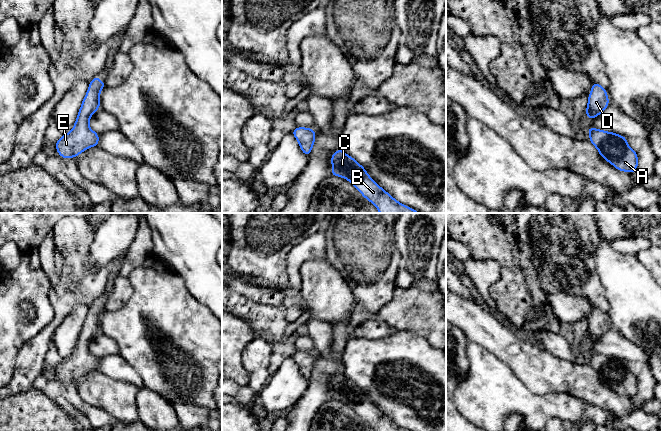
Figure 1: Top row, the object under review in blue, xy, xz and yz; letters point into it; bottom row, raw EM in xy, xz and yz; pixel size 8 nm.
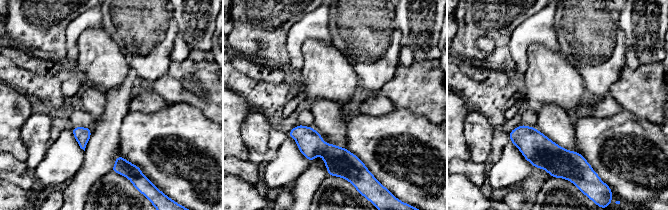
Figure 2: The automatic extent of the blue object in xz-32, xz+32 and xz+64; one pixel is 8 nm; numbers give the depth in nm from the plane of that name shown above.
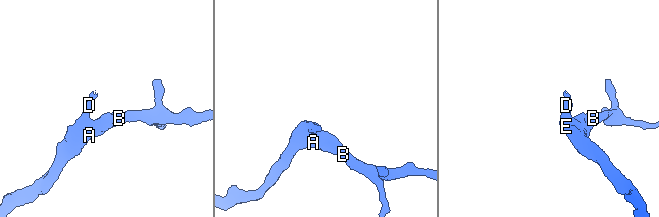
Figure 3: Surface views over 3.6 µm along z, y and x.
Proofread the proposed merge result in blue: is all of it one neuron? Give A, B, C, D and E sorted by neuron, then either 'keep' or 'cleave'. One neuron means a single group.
groups A B C D E; keep

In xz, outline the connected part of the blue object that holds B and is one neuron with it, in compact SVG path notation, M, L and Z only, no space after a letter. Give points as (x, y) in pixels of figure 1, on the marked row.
M341 148L331 156L332 176L345 178L370 201L380 213L420 213L394 199L381 188L353 157Z

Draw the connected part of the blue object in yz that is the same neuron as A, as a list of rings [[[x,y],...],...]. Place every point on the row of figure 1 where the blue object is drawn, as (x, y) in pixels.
[[[589,127],[590,142],[597,148],[600,156],[617,170],[634,173],[638,167],[637,152],[630,148],[627,138],[613,132]]]

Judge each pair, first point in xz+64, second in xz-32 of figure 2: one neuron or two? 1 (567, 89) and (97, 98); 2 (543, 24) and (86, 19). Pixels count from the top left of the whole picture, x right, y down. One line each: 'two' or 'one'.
1: two
2: one

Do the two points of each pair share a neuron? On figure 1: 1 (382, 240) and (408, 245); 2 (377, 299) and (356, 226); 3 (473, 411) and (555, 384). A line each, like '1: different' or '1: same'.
1: different
2: same
3: different

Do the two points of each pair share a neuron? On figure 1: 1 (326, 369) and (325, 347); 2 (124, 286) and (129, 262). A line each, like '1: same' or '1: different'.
1: different
2: different

